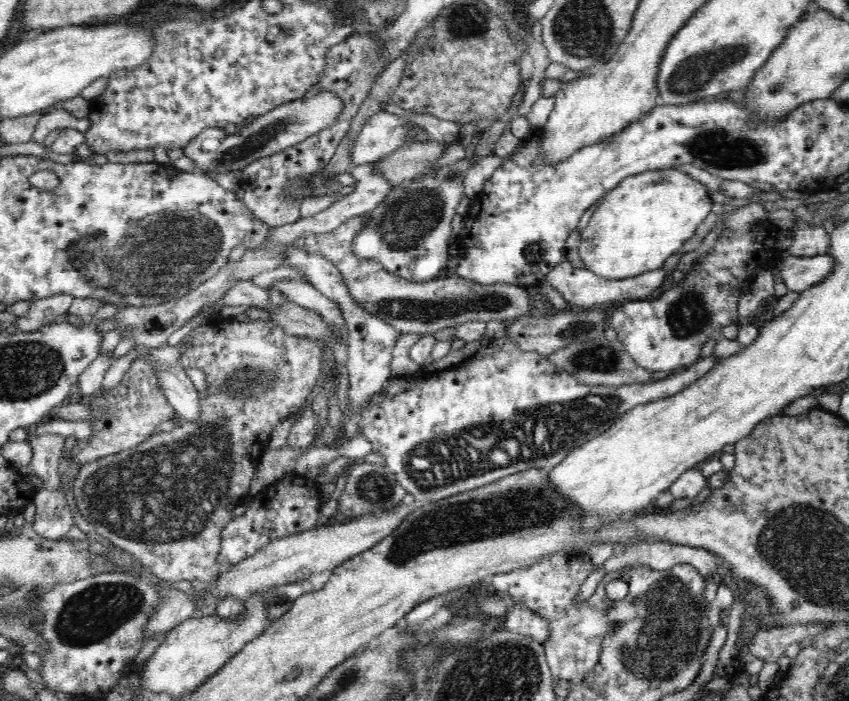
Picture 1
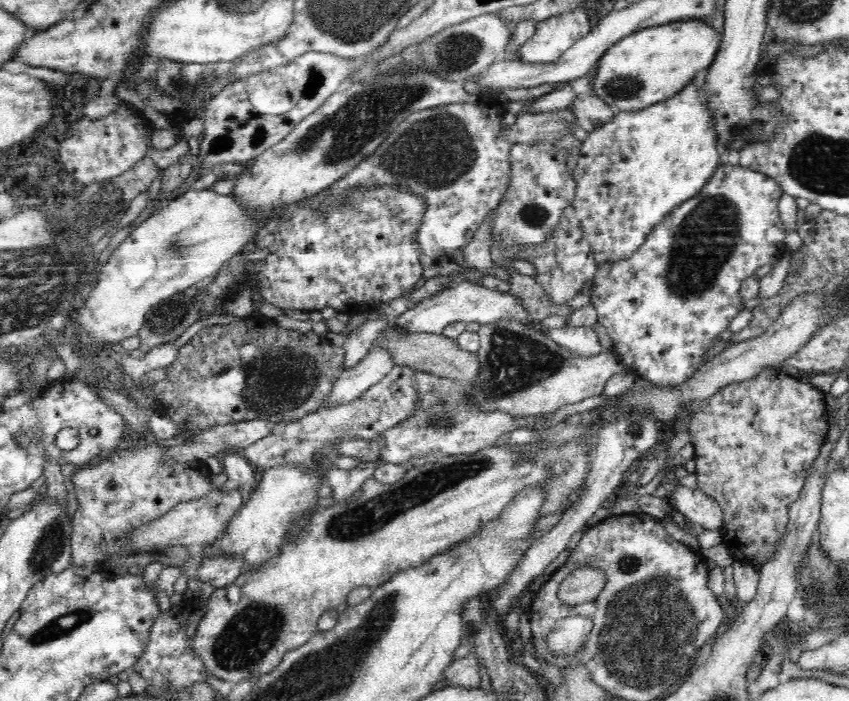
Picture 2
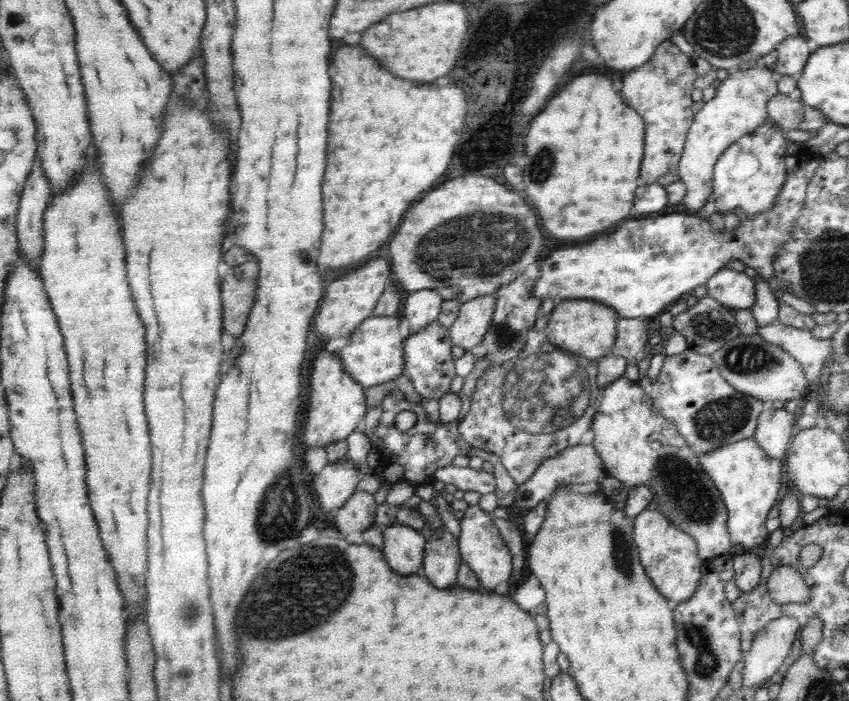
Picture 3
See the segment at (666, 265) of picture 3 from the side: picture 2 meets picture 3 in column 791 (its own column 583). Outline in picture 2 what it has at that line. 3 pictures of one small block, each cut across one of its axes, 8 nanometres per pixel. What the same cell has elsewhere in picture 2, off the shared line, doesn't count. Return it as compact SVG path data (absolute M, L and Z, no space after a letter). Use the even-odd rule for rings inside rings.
M703 74L694 76L672 98L638 111L620 111L608 124L588 133L574 169L577 185L572 206L576 209L584 238L591 245L597 267L632 256L632 252L644 244L648 232L680 204L696 196L719 168L720 151L714 133L714 117L701 91L704 83Z

